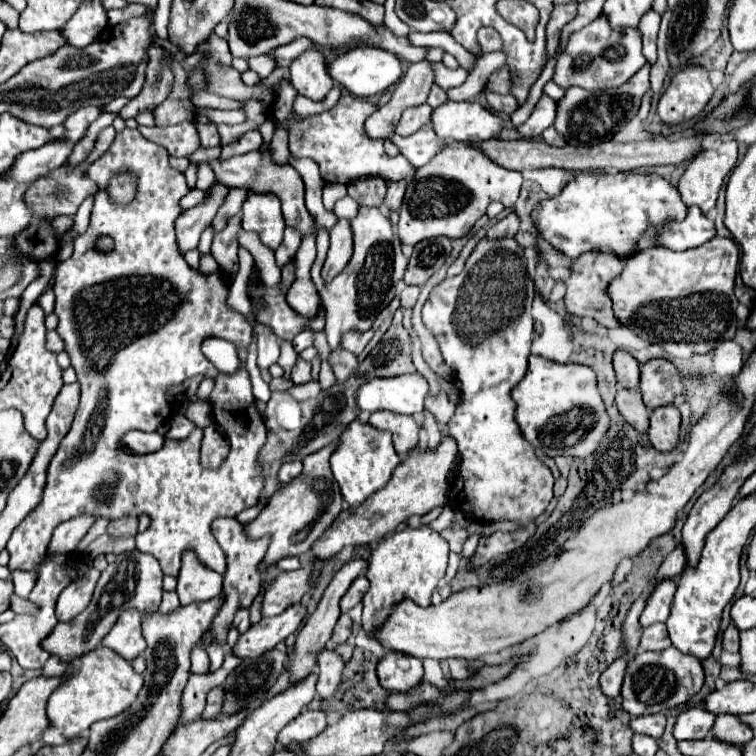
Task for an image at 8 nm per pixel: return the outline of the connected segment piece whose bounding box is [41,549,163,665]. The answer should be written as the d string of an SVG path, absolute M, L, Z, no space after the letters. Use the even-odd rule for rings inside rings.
M137 549L129 553L121 553L117 555L115 563L107 565L107 569L101 573L89 607L73 621L57 623L53 633L49 633L45 641L41 641L41 649L45 649L49 655L59 657L59 661L69 665L71 661L79 659L83 653L93 651L101 643L101 639L109 633L111 625L117 621L121 609L137 607L141 613L155 611L161 603L161 593L163 593L163 573L157 559Z

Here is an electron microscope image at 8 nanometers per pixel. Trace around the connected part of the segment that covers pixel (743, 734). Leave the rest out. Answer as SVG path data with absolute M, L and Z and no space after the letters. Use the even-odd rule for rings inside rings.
M717 715L713 725L713 737L729 745L745 745L753 739L753 731L735 715Z

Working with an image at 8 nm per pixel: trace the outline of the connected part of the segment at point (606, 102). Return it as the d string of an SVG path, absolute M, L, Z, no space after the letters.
M649 63L639 69L625 85L619 85L617 89L597 89L587 91L581 87L569 87L561 101L557 101L557 117L553 127L557 133L565 137L569 145L575 147L589 147L599 145L603 141L611 141L613 135L639 111L639 103L643 93L649 89Z

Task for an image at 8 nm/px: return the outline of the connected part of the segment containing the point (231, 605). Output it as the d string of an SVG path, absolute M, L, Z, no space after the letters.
M217 519L213 523L213 535L219 541L221 549L227 553L227 573L225 573L225 579L223 579L225 603L223 603L221 611L217 613L217 617L213 619L209 635L205 637L205 645L209 645L213 639L219 639L221 643L225 643L227 627L233 623L233 615L237 613L237 609L251 607L255 595L261 589L261 571L257 569L257 565L261 565L261 561L267 553L267 547L269 547L269 537L249 541L249 537L245 537L245 525L239 523L237 519Z

